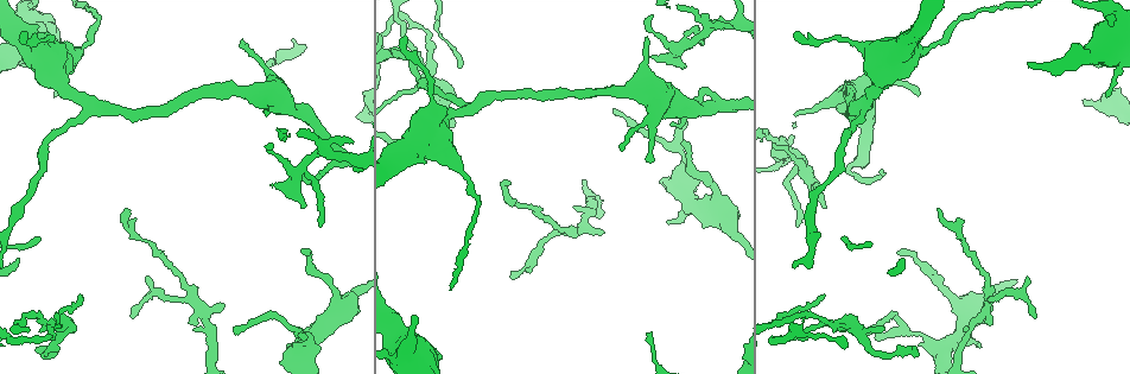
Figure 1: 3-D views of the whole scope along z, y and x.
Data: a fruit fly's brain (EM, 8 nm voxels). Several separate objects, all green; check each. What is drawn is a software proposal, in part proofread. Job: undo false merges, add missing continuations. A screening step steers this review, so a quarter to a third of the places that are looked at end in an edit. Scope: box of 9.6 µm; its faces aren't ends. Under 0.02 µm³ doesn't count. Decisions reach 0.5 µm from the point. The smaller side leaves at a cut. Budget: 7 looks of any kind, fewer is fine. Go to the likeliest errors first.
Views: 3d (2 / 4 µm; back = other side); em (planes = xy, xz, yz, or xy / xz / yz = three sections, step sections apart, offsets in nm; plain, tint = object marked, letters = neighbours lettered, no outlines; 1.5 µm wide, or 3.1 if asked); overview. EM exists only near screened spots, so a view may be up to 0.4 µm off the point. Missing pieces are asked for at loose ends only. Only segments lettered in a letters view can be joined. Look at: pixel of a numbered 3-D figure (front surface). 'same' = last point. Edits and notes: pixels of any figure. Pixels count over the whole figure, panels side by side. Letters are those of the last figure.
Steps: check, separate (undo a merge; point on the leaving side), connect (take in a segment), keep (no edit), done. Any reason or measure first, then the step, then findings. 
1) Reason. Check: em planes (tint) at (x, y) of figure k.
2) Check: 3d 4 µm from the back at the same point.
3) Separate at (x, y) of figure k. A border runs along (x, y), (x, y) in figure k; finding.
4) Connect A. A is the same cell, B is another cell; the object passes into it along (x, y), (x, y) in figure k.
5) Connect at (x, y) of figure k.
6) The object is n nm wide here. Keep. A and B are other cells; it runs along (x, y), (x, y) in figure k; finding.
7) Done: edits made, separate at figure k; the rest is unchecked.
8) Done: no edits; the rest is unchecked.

An open end. Check: em yz step 8 (letters) at (305, 206) of figure 1.

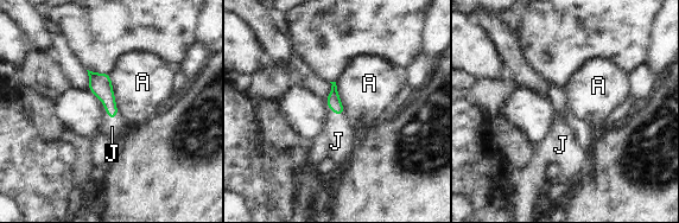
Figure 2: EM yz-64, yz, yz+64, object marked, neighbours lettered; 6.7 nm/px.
Connect J. J is the same cell, A is another cell; the object passes into it along (334, 102), (337, 115), (336, 141) in figure 2; it goes on there.

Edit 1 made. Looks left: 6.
Branch stops here. Check: 3d 4 µm at (977, 344) of figure 1.

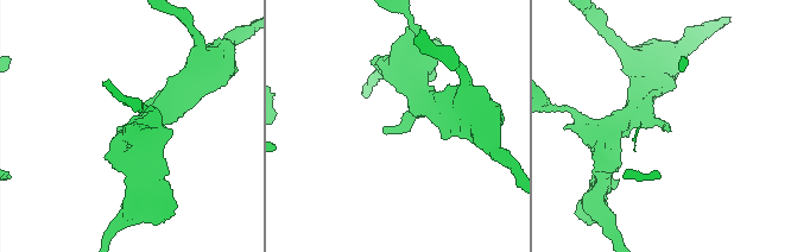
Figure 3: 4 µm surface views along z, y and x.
Check: em planes (letters) at (382, 131) of figure 3.

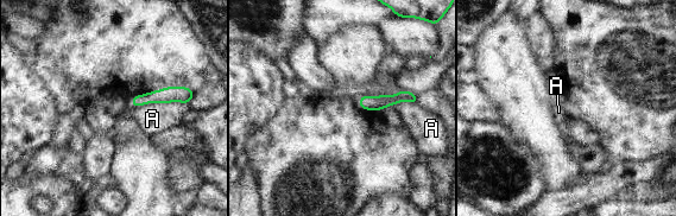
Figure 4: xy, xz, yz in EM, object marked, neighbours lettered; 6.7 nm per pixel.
Keep. A is another cell; it runs along (190, 93), (153, 96), (133, 102) in figure 4; no lettered segment goes on from it.

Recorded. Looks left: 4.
Done: edits made, connect at figure 2; the rest is unchecked.

